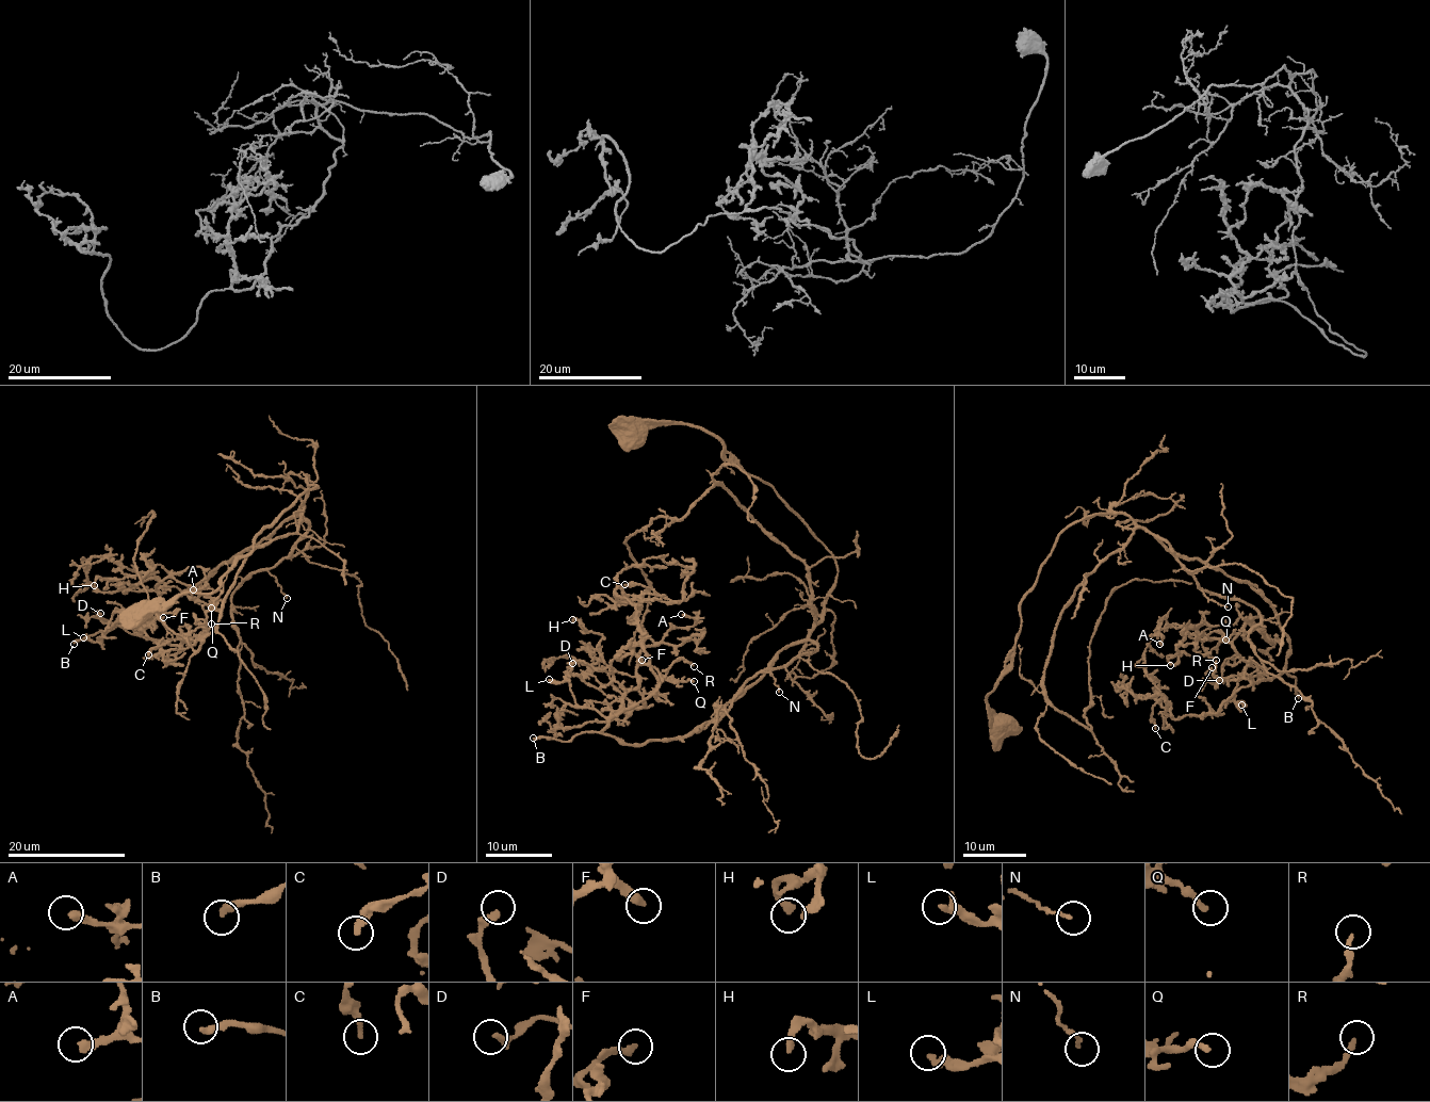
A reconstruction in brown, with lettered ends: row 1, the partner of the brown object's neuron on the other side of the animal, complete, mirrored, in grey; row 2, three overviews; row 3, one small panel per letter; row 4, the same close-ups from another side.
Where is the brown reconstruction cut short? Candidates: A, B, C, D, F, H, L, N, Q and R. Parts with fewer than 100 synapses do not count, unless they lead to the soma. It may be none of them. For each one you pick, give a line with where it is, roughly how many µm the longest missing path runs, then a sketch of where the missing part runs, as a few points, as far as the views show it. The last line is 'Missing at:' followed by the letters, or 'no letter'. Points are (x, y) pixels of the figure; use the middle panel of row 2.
B: Place: (533, 738). Missing length about 90 µm
Missing at: B

